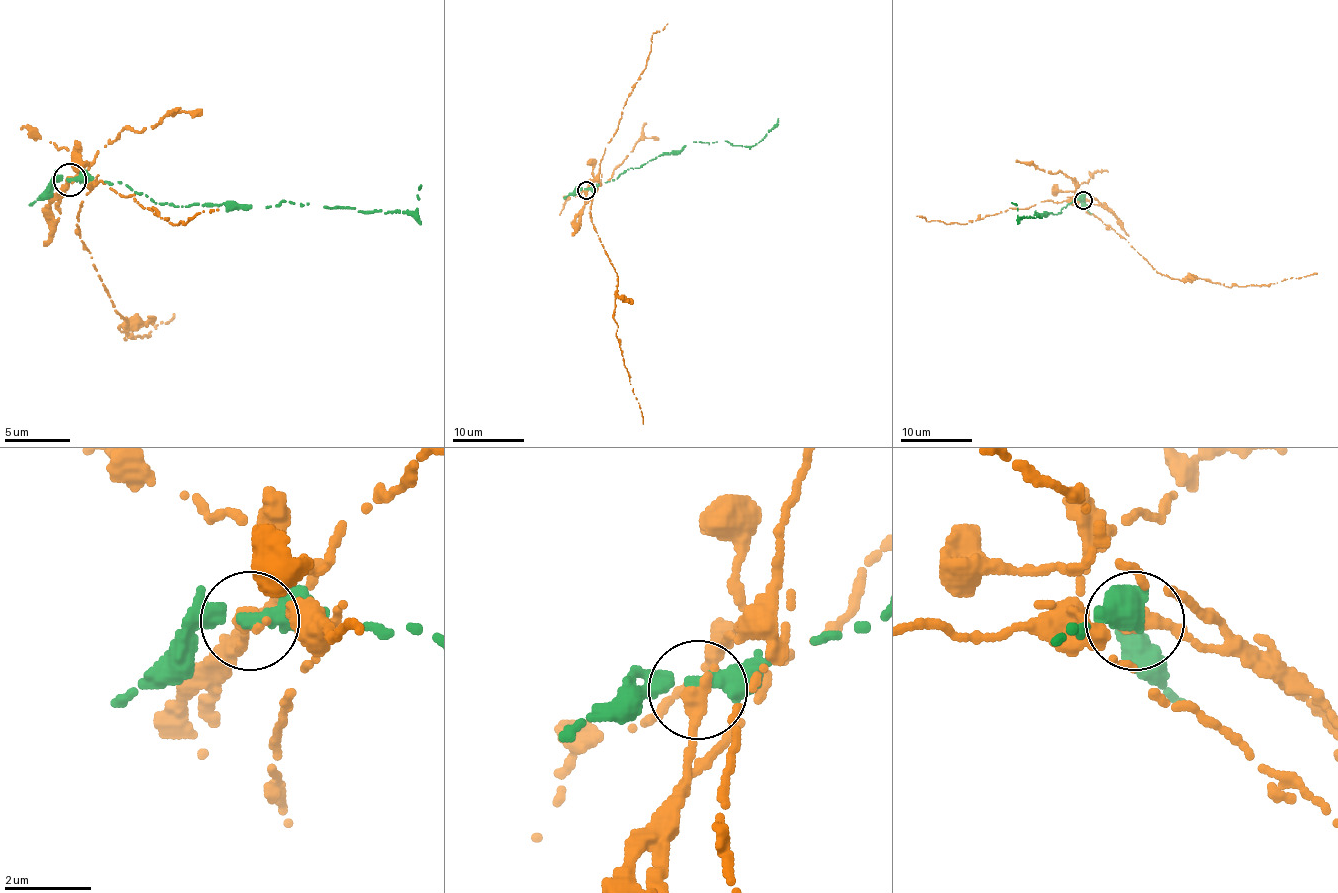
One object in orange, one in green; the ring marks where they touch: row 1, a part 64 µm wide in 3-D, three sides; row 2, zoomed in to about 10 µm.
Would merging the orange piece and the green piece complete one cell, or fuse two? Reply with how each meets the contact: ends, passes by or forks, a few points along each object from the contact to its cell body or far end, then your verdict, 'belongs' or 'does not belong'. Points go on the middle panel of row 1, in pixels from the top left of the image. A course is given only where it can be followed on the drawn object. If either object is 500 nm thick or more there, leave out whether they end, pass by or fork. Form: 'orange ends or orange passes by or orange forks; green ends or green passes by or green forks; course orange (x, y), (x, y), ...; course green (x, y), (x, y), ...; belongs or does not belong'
orange passes by; green passes by; course orange (587, 190), (585, 204), (599, 184), (594, 177), (597, 186), (590, 220), (614, 267), (615, 336), (642, 424); course green (587, 190), (659, 155), (677, 154), (693, 141), (729, 141), (752, 146), (776, 125), (778, 118); does not belong

